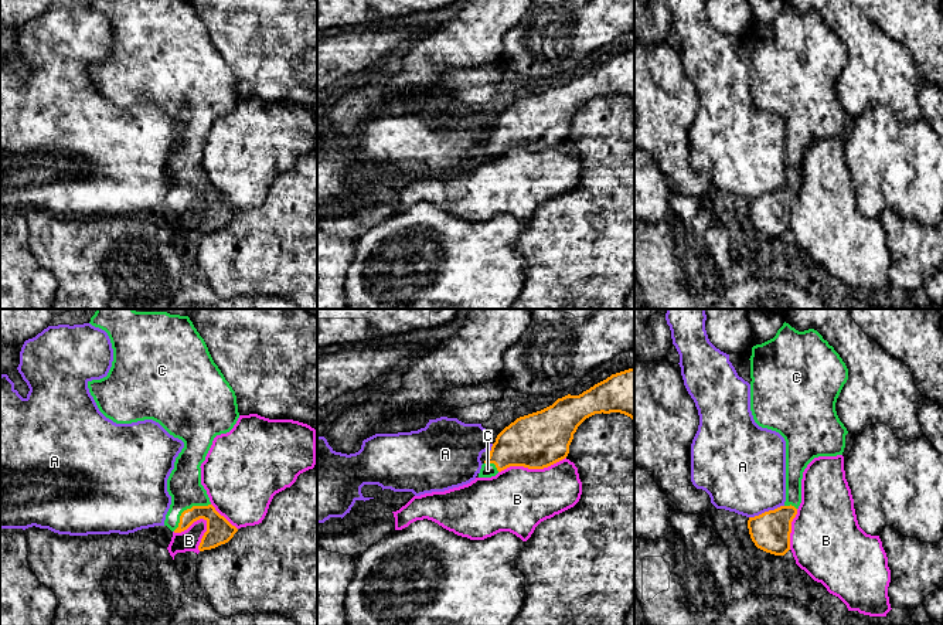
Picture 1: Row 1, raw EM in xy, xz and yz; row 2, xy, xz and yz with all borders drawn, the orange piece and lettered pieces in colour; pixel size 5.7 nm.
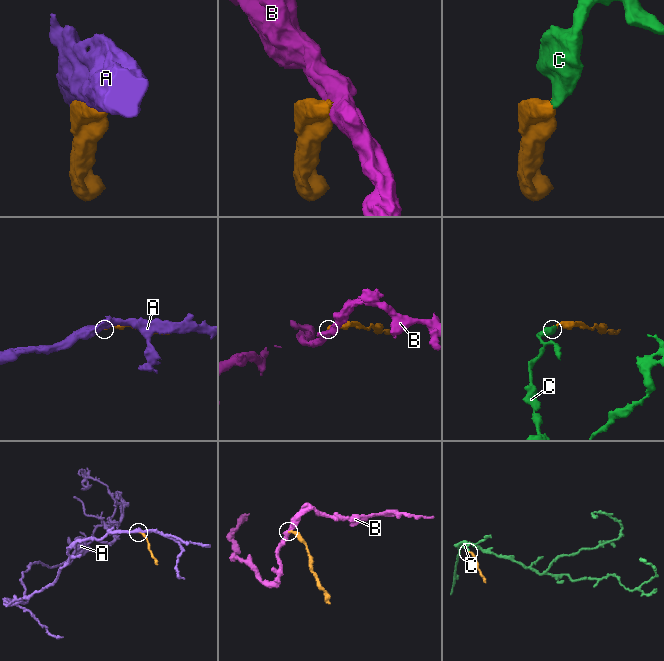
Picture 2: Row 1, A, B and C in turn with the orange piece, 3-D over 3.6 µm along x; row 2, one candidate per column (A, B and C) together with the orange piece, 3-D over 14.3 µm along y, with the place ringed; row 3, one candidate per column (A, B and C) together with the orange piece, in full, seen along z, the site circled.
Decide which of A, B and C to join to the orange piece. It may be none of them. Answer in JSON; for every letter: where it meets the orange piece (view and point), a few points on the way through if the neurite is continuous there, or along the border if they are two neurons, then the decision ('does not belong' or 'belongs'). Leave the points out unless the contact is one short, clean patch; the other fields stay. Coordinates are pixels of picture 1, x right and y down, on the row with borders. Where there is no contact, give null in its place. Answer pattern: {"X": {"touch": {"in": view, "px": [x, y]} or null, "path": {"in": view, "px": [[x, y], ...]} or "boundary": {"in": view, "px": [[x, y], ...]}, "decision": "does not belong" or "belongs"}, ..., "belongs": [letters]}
{"A": {"touch": {"in": "yz", "px": [766, 512]}, "decision": "does not belong"}, "B": {"touch": {"in": "xz", "px": [531, 468]}, "decision": "does not belong"}, "C": {"touch": {"in": "xy", "px": [187, 509]}, "path": {"in": "xy", "px": [[220, 530], [201, 509], [187, 509], [184, 486]]}, "decision": "belongs"}, "belongs": ["C"]}

